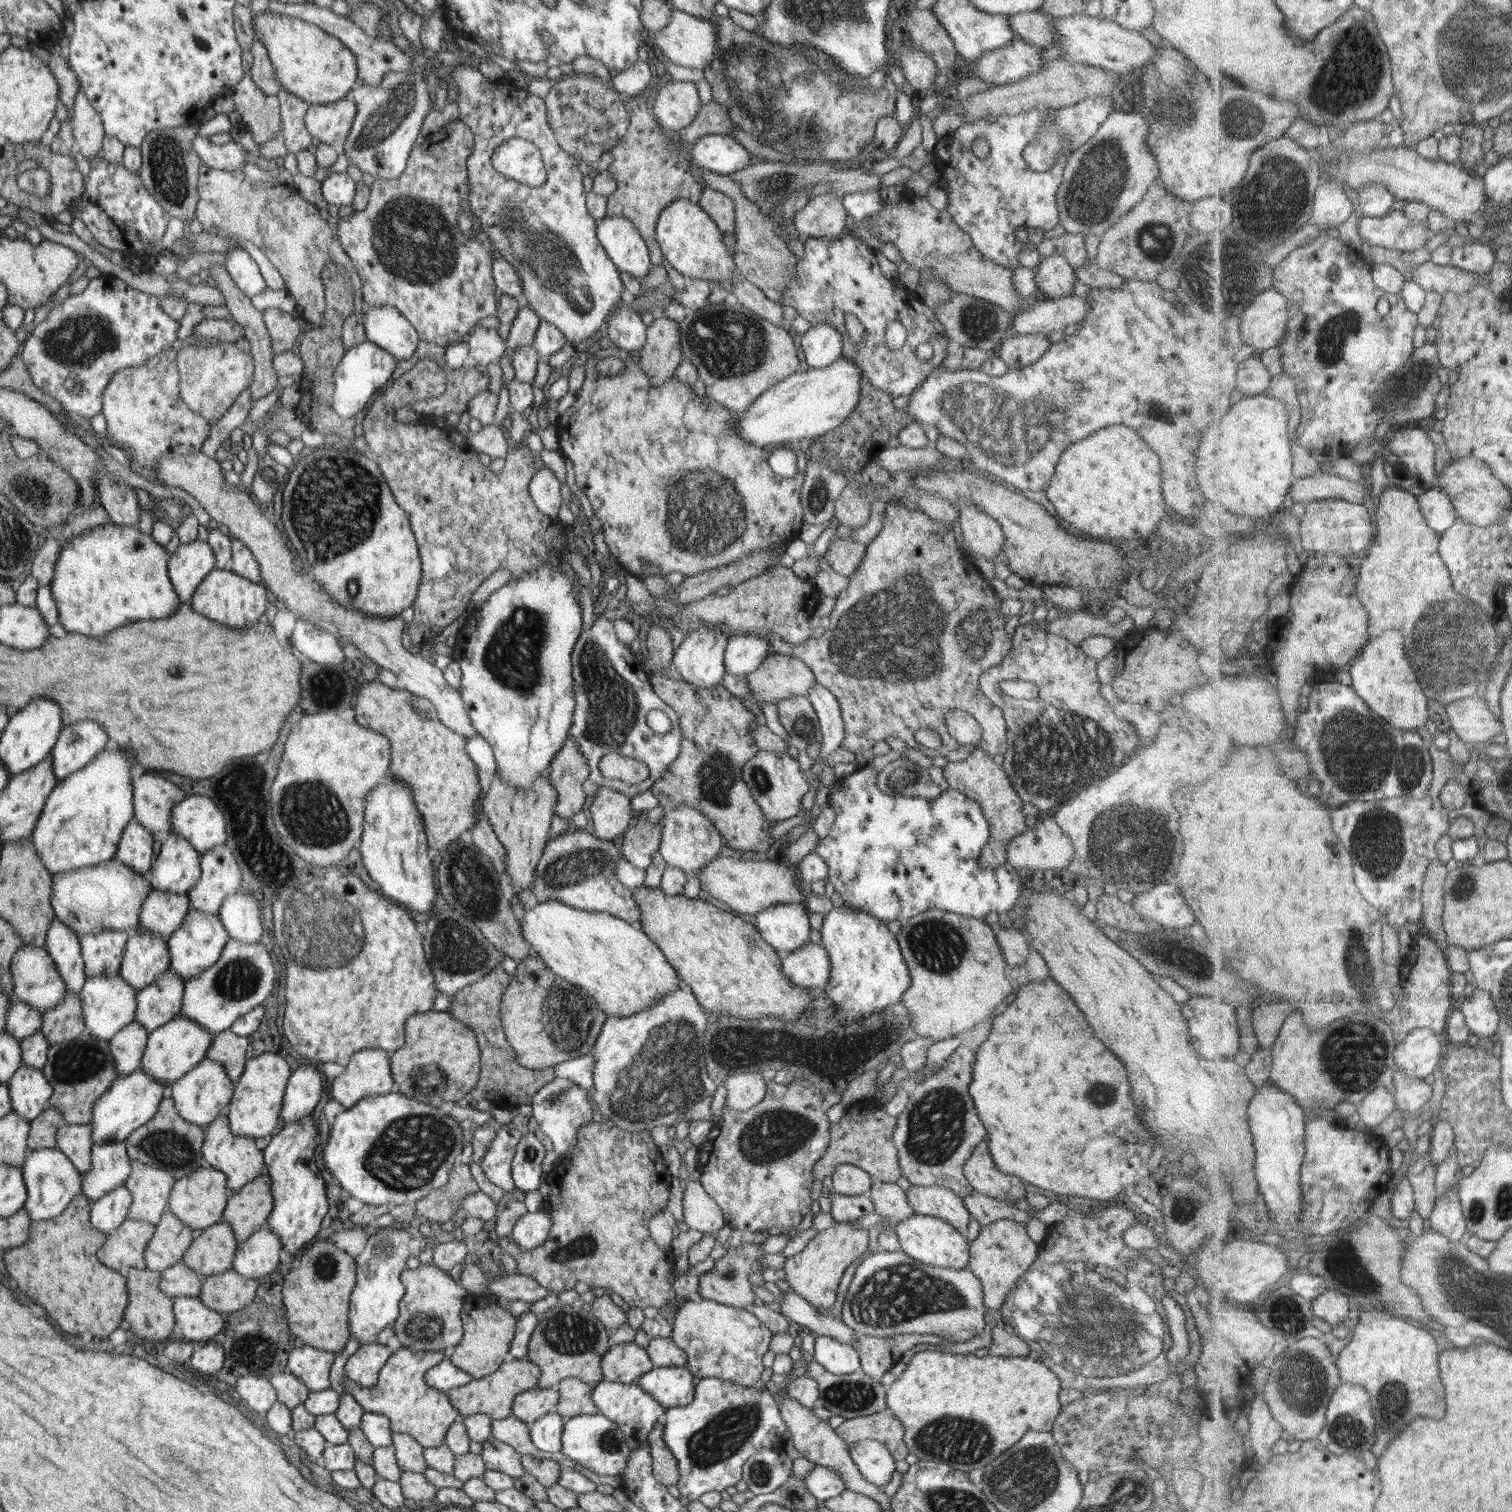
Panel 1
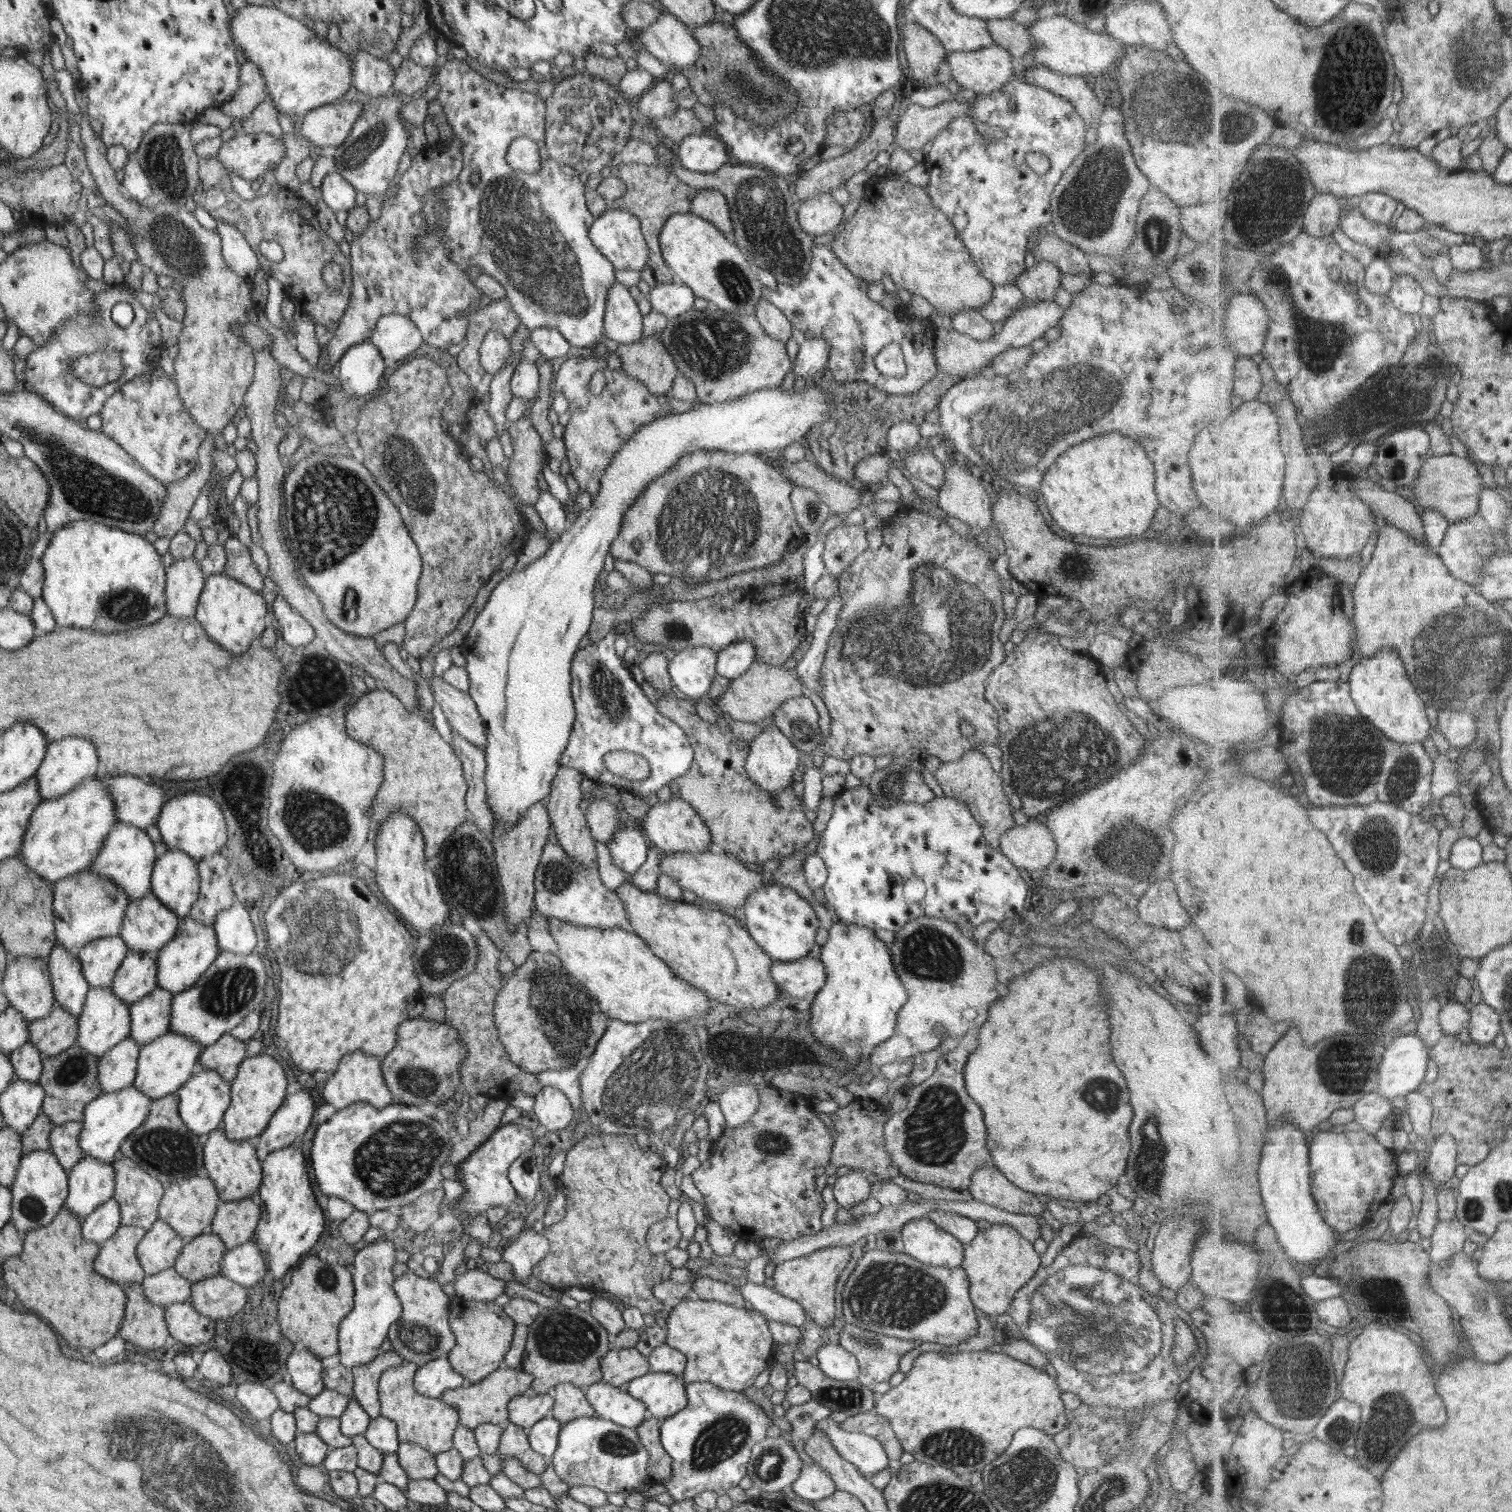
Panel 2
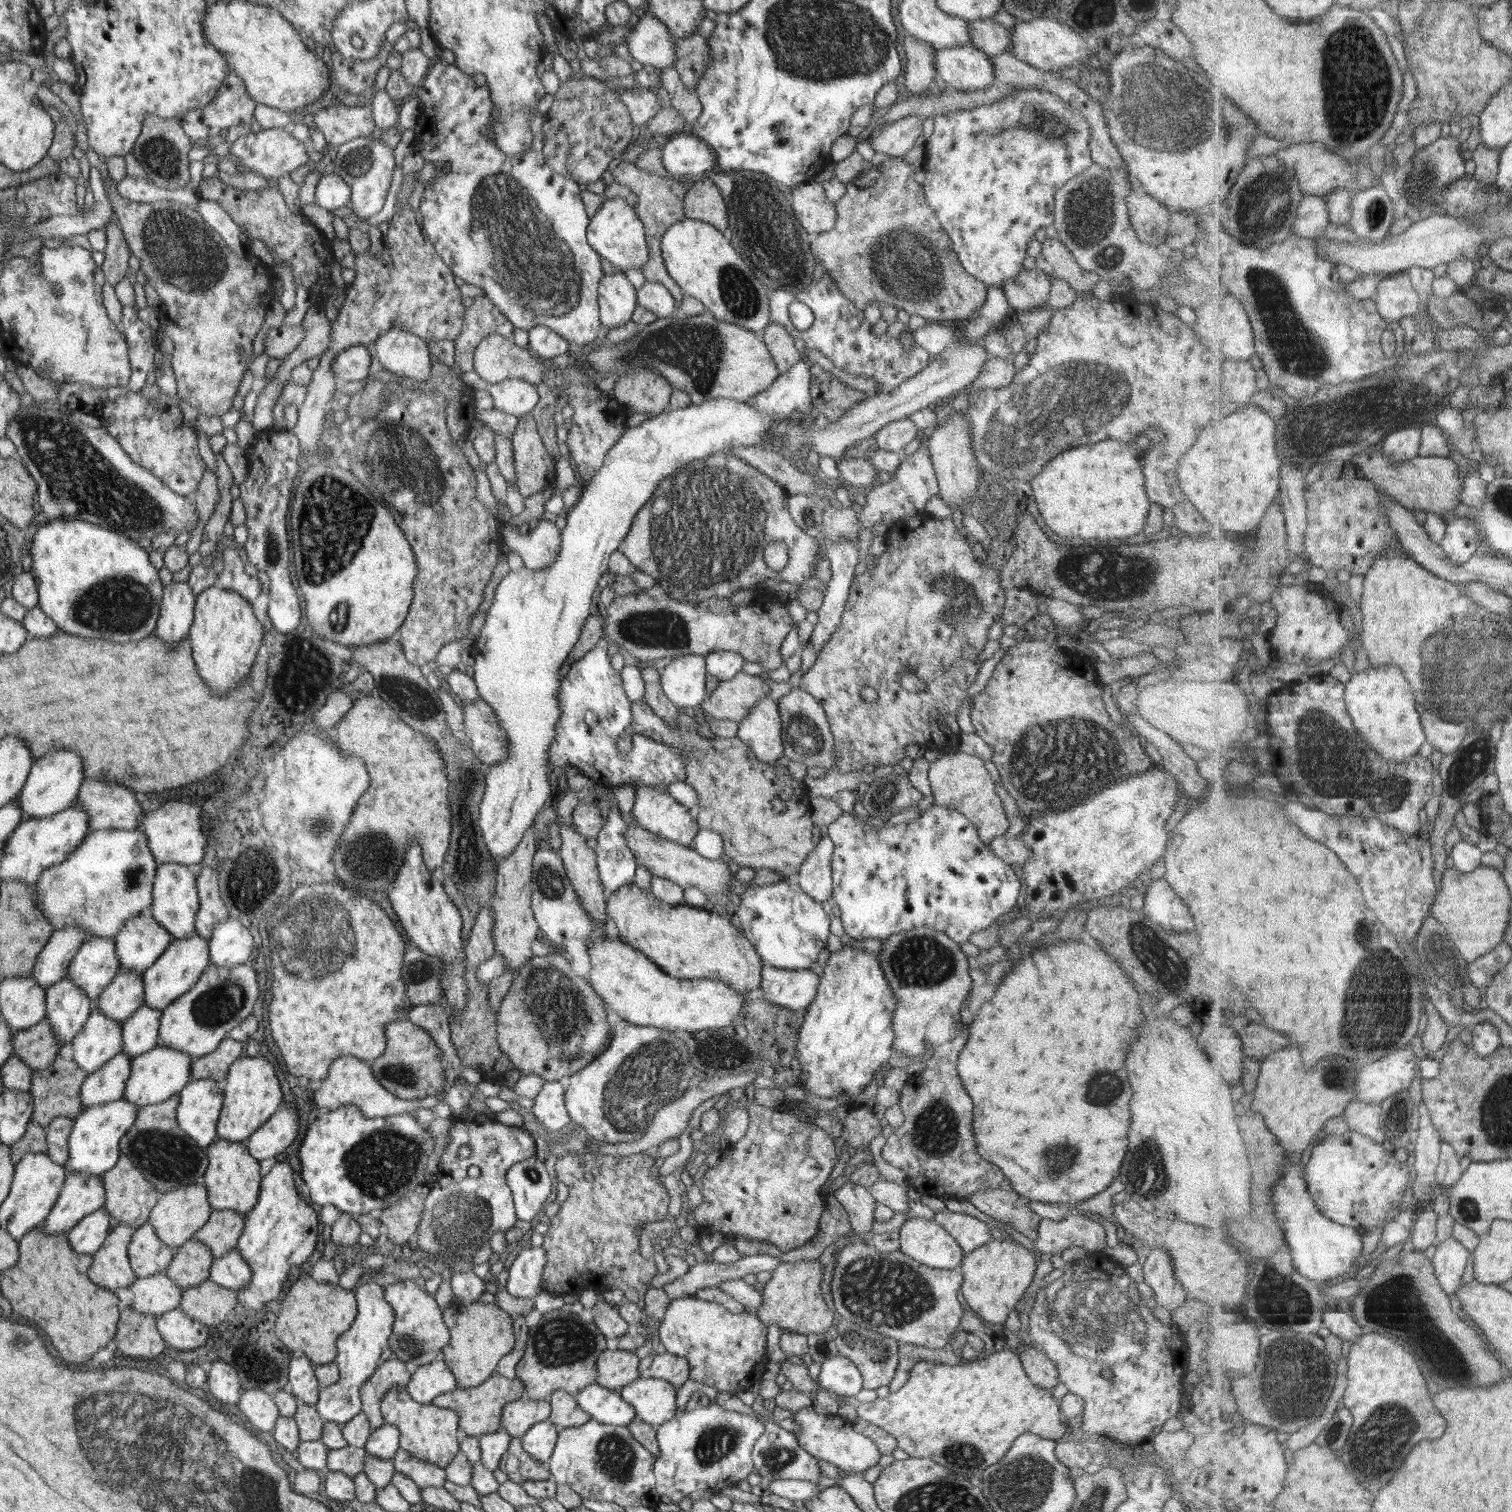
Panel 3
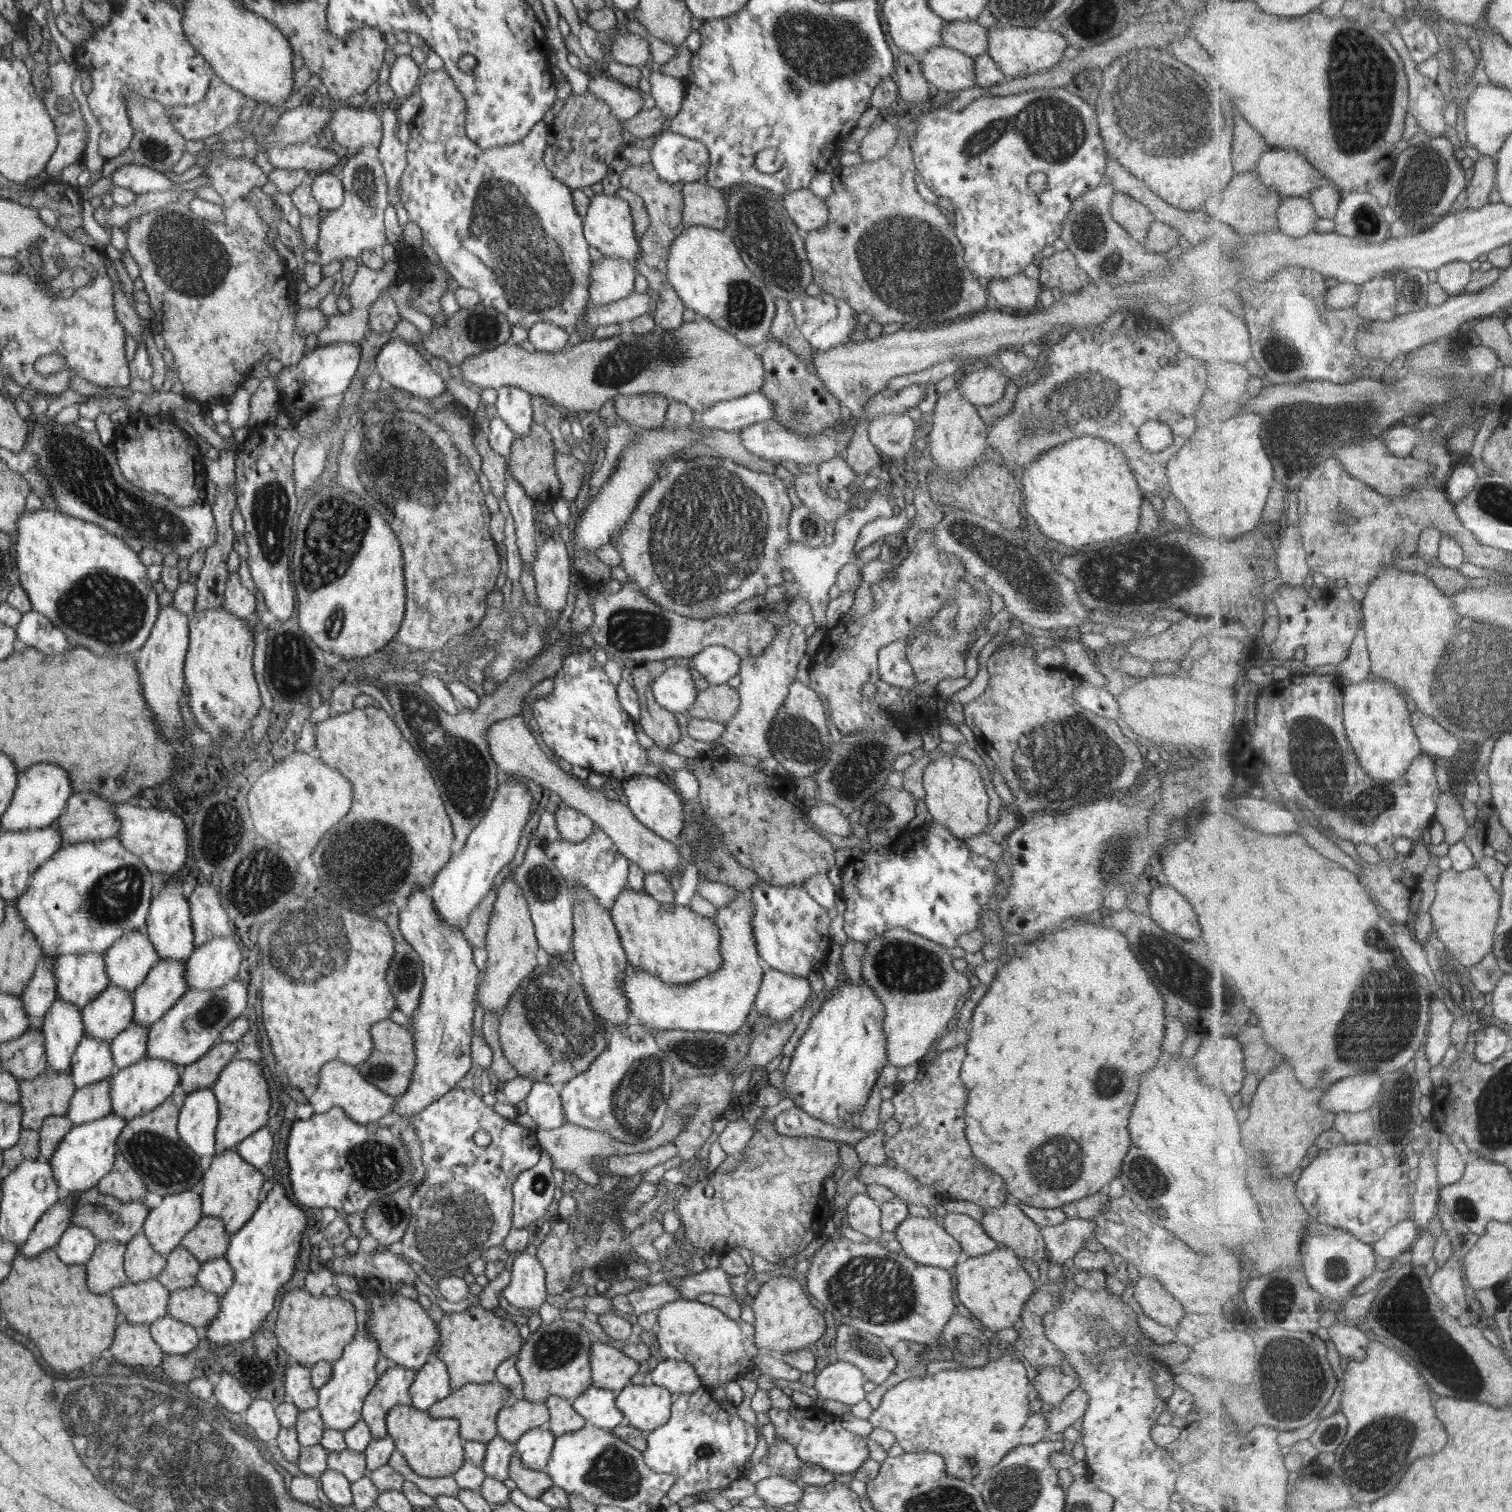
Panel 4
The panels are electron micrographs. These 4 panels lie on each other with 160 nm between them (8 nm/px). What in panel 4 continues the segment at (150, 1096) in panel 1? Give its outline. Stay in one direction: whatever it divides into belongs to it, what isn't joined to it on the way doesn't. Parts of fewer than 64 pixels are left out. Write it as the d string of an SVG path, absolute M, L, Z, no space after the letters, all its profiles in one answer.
M112 1112L98 1120L73 1125L72 1131L58 1145L53 1158L49 1160L61 1193L84 1191L96 1187L100 1180L113 1170L118 1155L117 1141L127 1122L124 1117Z

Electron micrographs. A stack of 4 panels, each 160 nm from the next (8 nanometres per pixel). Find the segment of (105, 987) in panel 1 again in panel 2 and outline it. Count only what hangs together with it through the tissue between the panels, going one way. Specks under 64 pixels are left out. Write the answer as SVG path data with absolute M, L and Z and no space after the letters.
M89 987L88 998L78 1020L78 1039L75 1046L101 1059L110 1048L117 1047L118 1044L129 1039L130 1024L132 1024L130 1007L116 996L112 987Z

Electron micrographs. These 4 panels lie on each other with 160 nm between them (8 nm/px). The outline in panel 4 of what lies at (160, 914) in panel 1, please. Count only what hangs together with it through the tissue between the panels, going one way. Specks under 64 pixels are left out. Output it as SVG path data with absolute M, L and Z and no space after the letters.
M131 930L122 935L104 956L110 985L130 992L142 984L160 959L147 930Z

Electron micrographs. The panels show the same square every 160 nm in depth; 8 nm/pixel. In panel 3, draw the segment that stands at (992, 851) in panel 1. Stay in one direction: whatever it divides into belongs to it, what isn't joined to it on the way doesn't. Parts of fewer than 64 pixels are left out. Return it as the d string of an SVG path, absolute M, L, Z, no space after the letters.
M955 748L944 751L942 757L929 763L928 780L934 806L950 808L962 813L977 828L981 841L989 845L997 836L1004 835L1010 828L1000 796L994 791L994 781L990 777L984 761L978 755L968 755Z

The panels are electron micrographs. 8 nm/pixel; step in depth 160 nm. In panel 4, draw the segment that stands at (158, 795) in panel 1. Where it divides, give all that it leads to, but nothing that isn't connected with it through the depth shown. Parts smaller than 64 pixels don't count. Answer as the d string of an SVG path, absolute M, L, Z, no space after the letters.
M94 791L74 792L68 807L55 822L61 830L63 844L116 837L121 832L121 824L114 804L102 800Z

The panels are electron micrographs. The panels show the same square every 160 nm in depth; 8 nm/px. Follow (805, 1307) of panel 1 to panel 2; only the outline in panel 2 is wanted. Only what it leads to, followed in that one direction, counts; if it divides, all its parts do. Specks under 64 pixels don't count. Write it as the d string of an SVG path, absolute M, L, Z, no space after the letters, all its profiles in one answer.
M739 1281L738 1292L742 1293L746 1303L759 1311L764 1317L773 1321L805 1327L806 1311L793 1298L774 1292L772 1288L752 1282Z

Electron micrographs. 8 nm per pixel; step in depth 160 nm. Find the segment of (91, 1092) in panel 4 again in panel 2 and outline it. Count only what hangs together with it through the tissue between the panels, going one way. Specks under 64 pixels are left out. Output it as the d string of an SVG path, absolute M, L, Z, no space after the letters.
M132 1038L106 1051L98 1062L98 1084L103 1093L121 1091L137 1079L137 1065L141 1046Z

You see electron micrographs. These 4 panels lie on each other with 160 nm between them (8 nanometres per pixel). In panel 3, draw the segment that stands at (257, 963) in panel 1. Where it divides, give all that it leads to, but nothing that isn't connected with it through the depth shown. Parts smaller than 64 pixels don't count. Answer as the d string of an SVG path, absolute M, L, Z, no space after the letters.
M250 962L232 968L219 967L218 965L209 966L199 981L188 992L185 992L185 995L161 1011L158 1046L166 1046L166 1048L188 1053L195 1060L217 1051L229 1033L238 1025L242 1025L248 1018L248 1014L252 1015L254 1004L258 1000L258 992L260 990L258 990L256 972L250 966Z

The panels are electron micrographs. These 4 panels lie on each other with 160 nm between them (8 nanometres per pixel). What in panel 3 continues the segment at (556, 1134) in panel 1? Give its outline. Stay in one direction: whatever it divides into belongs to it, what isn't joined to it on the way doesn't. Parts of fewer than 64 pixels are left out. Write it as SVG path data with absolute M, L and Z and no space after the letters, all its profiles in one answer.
M558 1081L545 1082L532 1108L538 1123L550 1134L560 1135L569 1128L571 1118L565 1105L565 1090Z

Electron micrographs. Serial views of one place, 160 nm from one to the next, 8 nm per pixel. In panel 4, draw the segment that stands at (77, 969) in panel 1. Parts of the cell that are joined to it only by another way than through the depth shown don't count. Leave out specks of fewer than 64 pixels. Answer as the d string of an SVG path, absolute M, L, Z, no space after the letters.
M54 1000L42 1028L47 1066L54 1072L70 1072L78 1044L85 1037L82 1013L70 1001Z

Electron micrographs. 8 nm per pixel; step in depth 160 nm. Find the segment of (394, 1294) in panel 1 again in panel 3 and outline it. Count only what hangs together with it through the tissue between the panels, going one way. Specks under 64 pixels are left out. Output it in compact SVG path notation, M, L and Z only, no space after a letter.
M376 1278L370 1284L360 1284L356 1288L356 1292L356 1319L354 1319L352 1327L337 1340L337 1358L334 1362L339 1368L338 1382L322 1387L321 1399L315 1404L318 1414L324 1421L334 1421L341 1426L360 1414L360 1390L383 1361L384 1348L389 1345L395 1321L394 1309L385 1299L384 1290L378 1285Z

